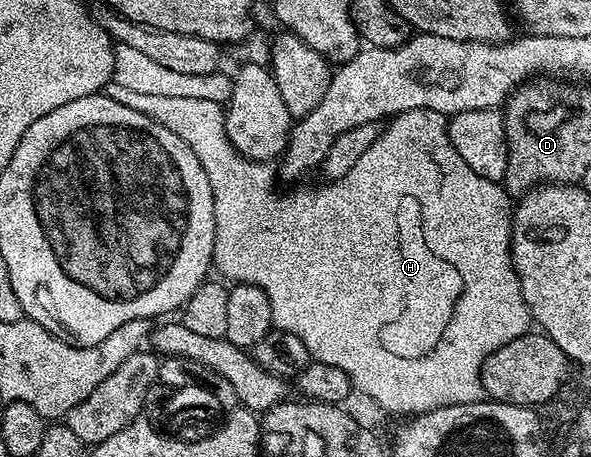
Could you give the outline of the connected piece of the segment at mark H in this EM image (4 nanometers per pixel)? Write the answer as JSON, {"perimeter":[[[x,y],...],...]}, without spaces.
{"perimeter":[[[112,81],[105,86],[103,94],[107,97],[111,97],[111,101],[119,101],[119,105],[127,105],[127,109],[135,109],[135,113],[143,113],[147,117],[151,117],[157,123],[161,123],[167,129],[171,129],[171,133],[183,137],[183,141],[187,141],[187,145],[191,145],[191,153],[195,153],[195,157],[199,157],[199,165],[203,165],[203,173],[207,173],[207,181],[211,181],[213,200],[215,201],[215,249],[213,250],[213,267],[215,271],[218,271],[218,273],[222,275],[218,276],[220,276],[222,280],[228,281],[230,284],[250,283],[259,289],[263,289],[263,293],[267,293],[267,301],[271,301],[271,317],[273,318],[273,325],[276,330],[295,333],[295,337],[299,337],[299,341],[303,341],[303,345],[307,345],[310,356],[312,356],[316,362],[335,365],[337,368],[343,369],[343,373],[347,373],[347,377],[353,383],[353,391],[357,393],[362,391],[371,402],[378,403],[389,415],[412,417],[415,415],[426,415],[428,411],[433,411],[437,407],[450,407],[451,405],[467,405],[468,403],[482,402],[481,370],[487,361],[487,357],[491,357],[491,353],[495,353],[495,349],[503,349],[503,345],[507,345],[507,341],[515,341],[515,337],[526,334],[531,327],[531,316],[527,309],[527,301],[523,301],[523,289],[519,289],[519,277],[513,268],[513,254],[509,252],[509,242],[513,236],[511,196],[501,183],[487,181],[487,177],[479,177],[479,173],[475,173],[475,169],[471,169],[471,165],[467,165],[467,161],[463,161],[463,157],[459,157],[459,153],[455,153],[455,145],[451,143],[451,137],[449,136],[449,119],[446,118],[446,116],[434,115],[427,109],[411,109],[410,111],[404,111],[401,115],[392,116],[387,123],[389,128],[387,128],[386,131],[384,128],[384,130],[378,134],[375,145],[371,145],[371,149],[367,149],[367,153],[363,153],[363,157],[359,157],[359,161],[355,161],[355,165],[351,165],[351,173],[347,173],[341,179],[326,182],[324,184],[326,187],[317,187],[314,191],[289,191],[286,195],[277,196],[278,176],[275,174],[275,171],[275,176],[273,176],[273,171],[269,168],[272,166],[265,161],[246,159],[240,151],[235,149],[235,145],[231,145],[231,141],[227,137],[227,129],[225,128],[225,107],[222,106],[222,104],[192,97],[162,97],[148,95],[147,93],[138,93]]]}

